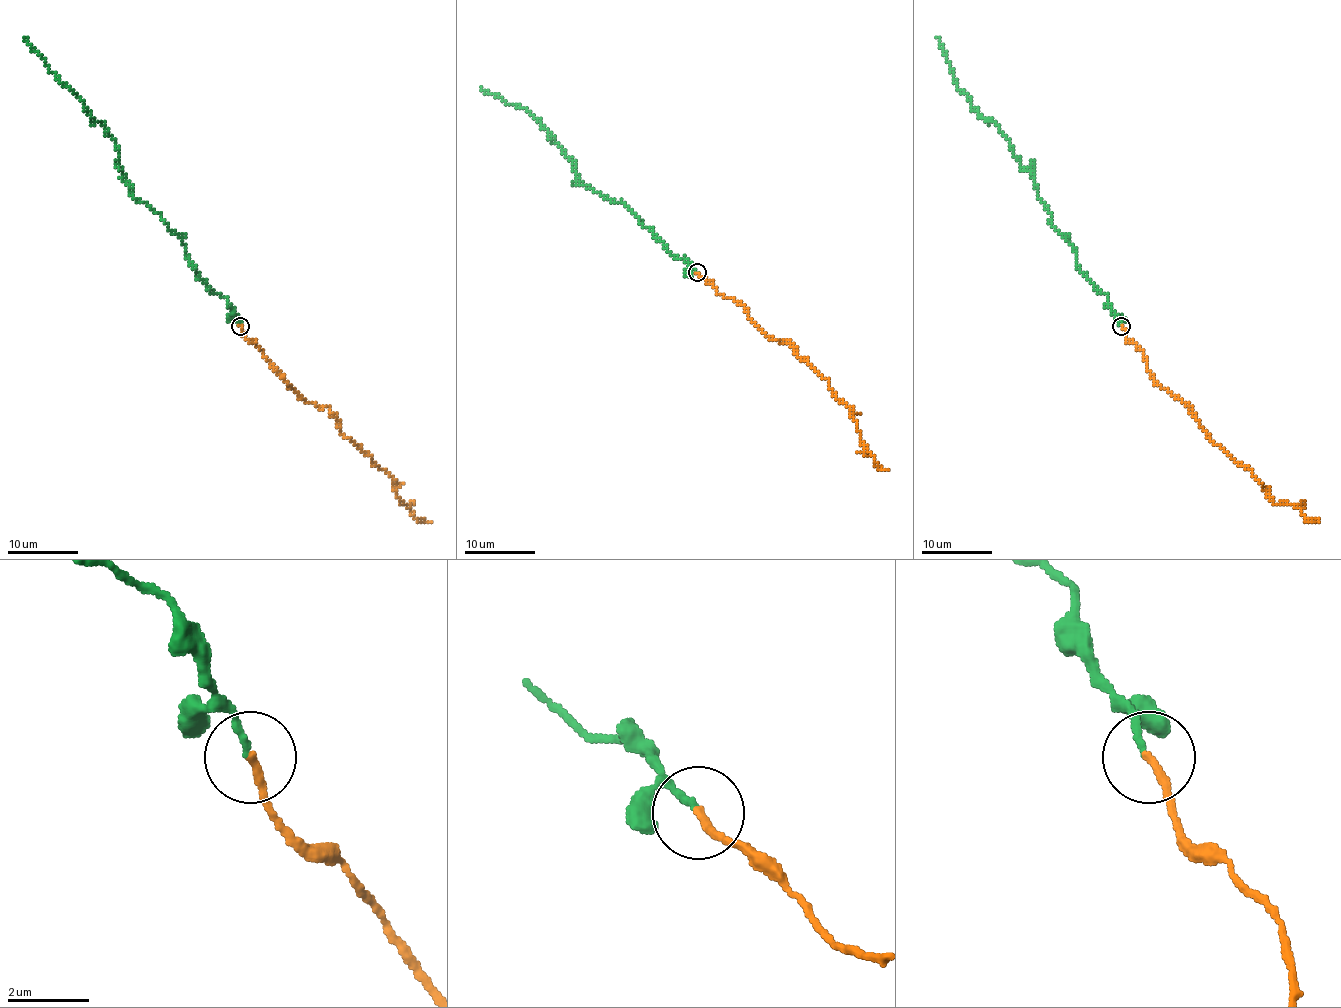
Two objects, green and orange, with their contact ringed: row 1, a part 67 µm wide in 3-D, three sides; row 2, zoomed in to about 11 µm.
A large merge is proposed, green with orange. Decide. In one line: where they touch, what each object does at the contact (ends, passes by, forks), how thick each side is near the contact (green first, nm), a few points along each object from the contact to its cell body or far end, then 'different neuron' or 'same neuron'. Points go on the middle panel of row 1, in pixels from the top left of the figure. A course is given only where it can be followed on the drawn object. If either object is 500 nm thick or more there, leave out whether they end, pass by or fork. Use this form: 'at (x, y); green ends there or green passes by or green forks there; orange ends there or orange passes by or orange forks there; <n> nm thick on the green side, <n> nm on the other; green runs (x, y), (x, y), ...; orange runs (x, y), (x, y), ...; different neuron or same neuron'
at (697, 272); green ends there; orange ends there; 140 nm thick on the green side, 200 nm on the other; green runs (696, 272), (643, 226), (622, 202), (580, 184), (575, 163), (540, 121), (480, 88); orange runs (698, 272), (721, 295), (736, 300), (764, 333), (787, 342), (828, 381), (850, 409), (861, 444), (889, 469); same neuron

